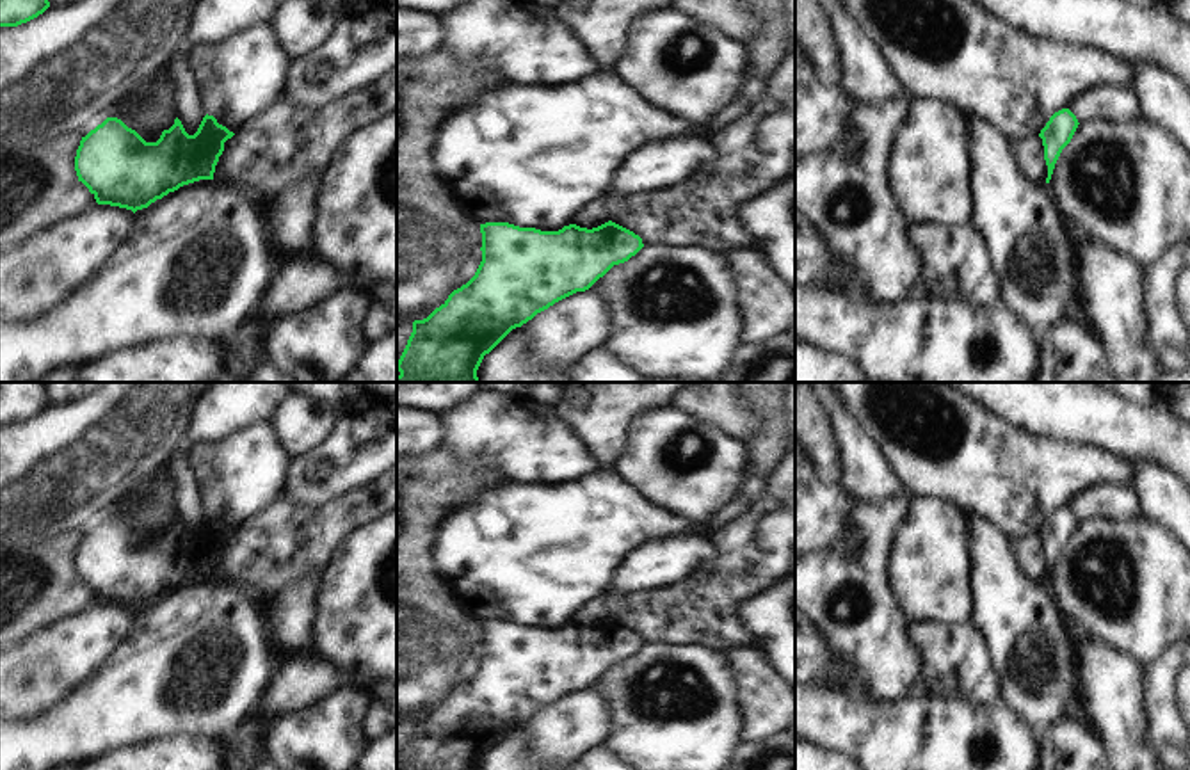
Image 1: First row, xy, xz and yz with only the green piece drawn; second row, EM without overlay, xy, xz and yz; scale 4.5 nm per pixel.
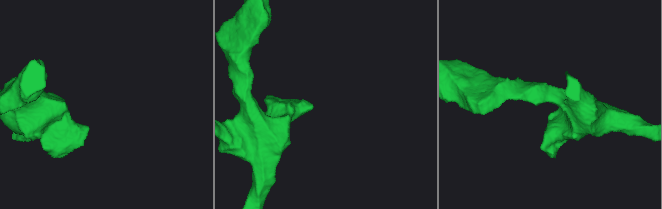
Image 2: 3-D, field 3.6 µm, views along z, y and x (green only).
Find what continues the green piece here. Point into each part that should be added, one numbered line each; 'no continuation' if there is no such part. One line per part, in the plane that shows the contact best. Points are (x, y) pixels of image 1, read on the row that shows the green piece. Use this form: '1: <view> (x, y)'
no continuation

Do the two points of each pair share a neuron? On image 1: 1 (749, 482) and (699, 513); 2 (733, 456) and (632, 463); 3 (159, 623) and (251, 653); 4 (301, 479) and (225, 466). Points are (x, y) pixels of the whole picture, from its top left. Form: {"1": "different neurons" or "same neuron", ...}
{"1": "different neurons", "2": "same neuron", "3": "same neuron", "4": "different neurons"}

